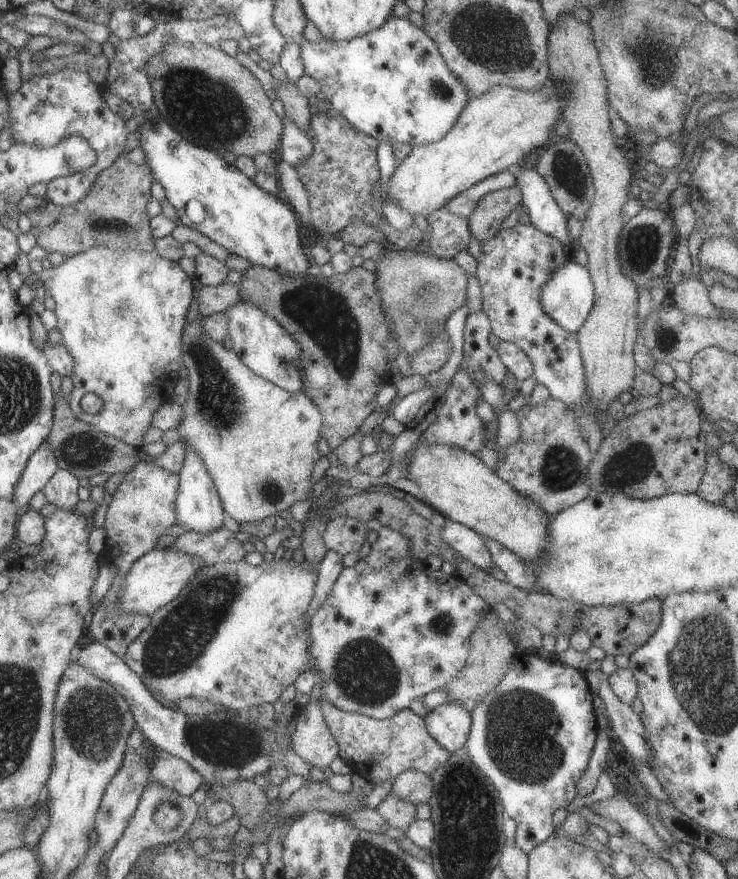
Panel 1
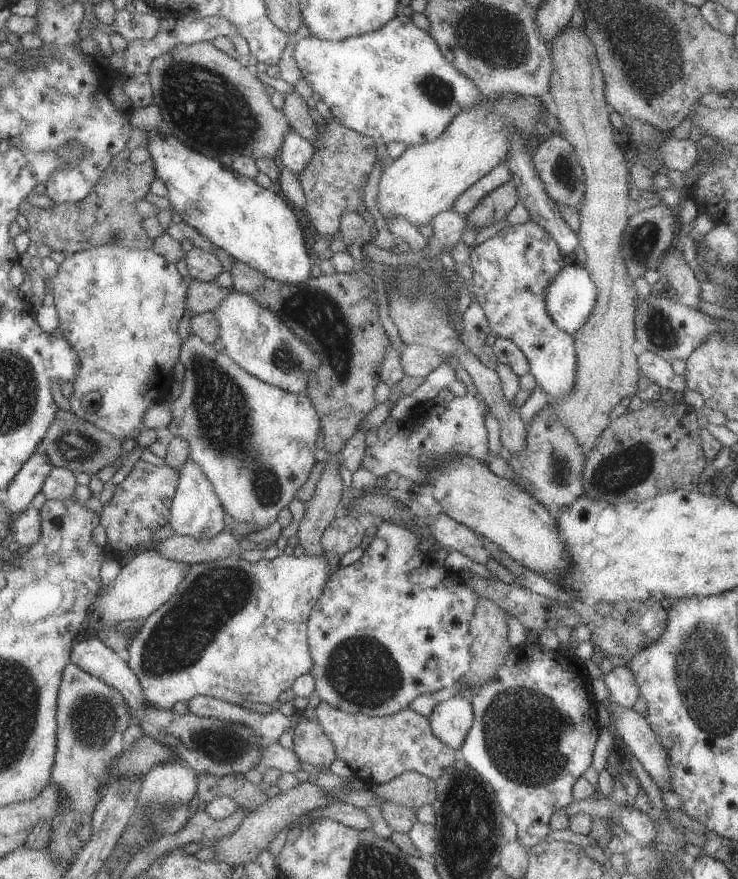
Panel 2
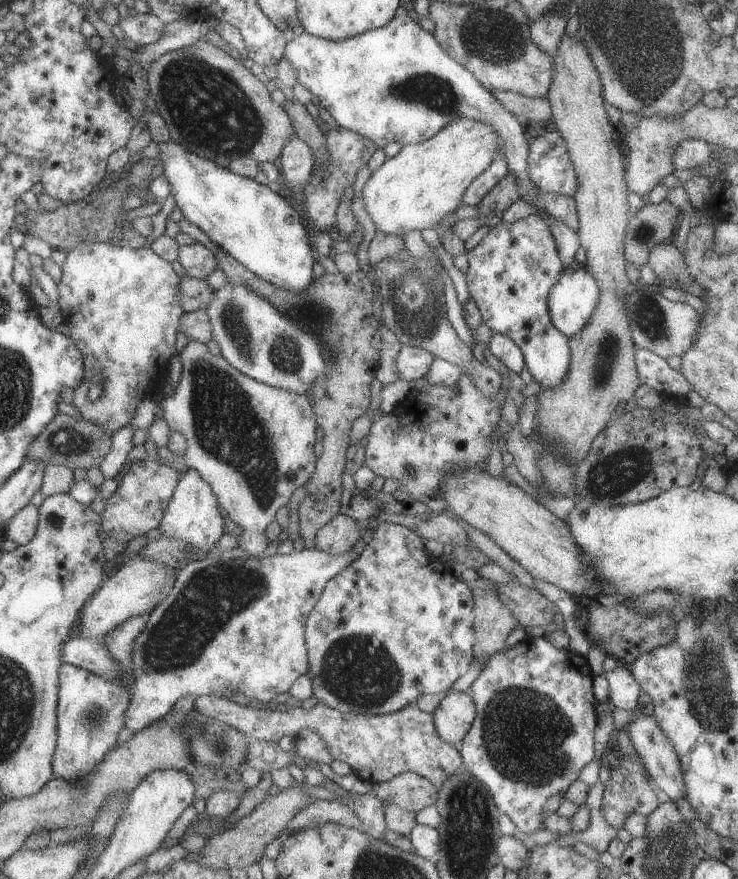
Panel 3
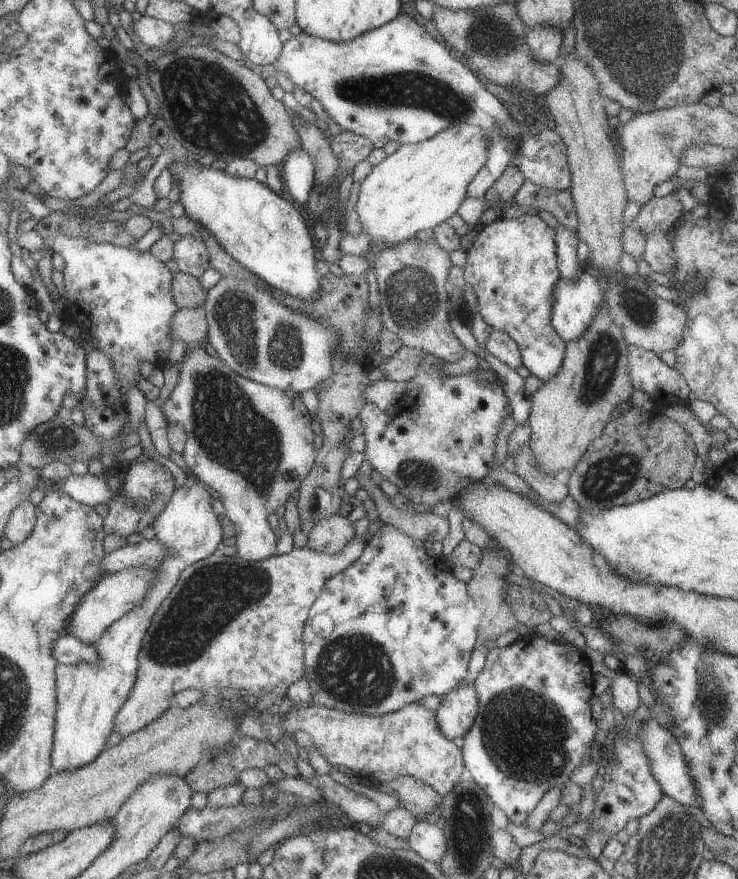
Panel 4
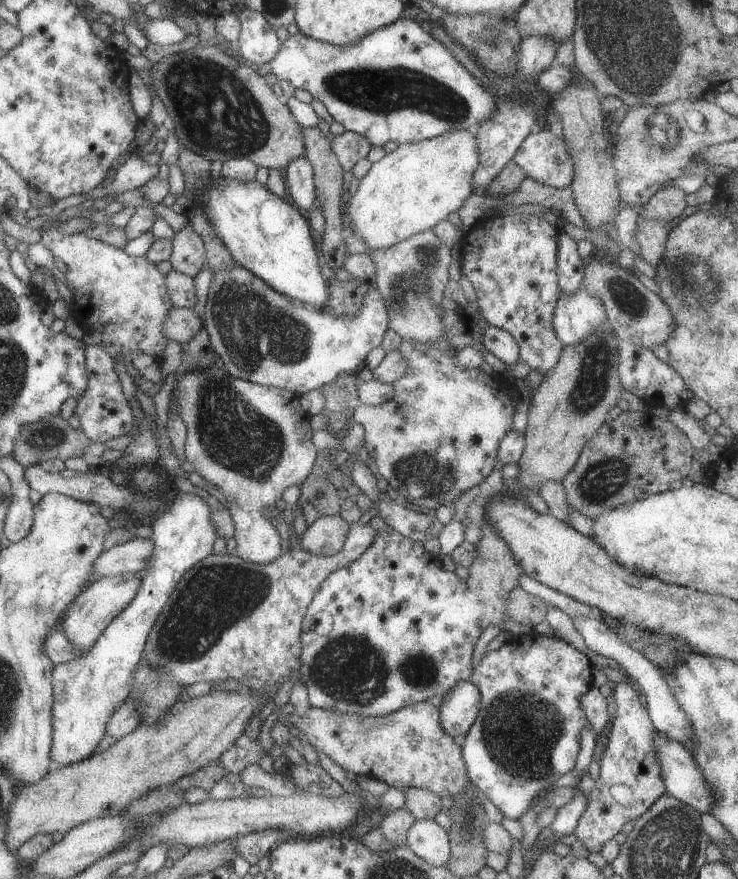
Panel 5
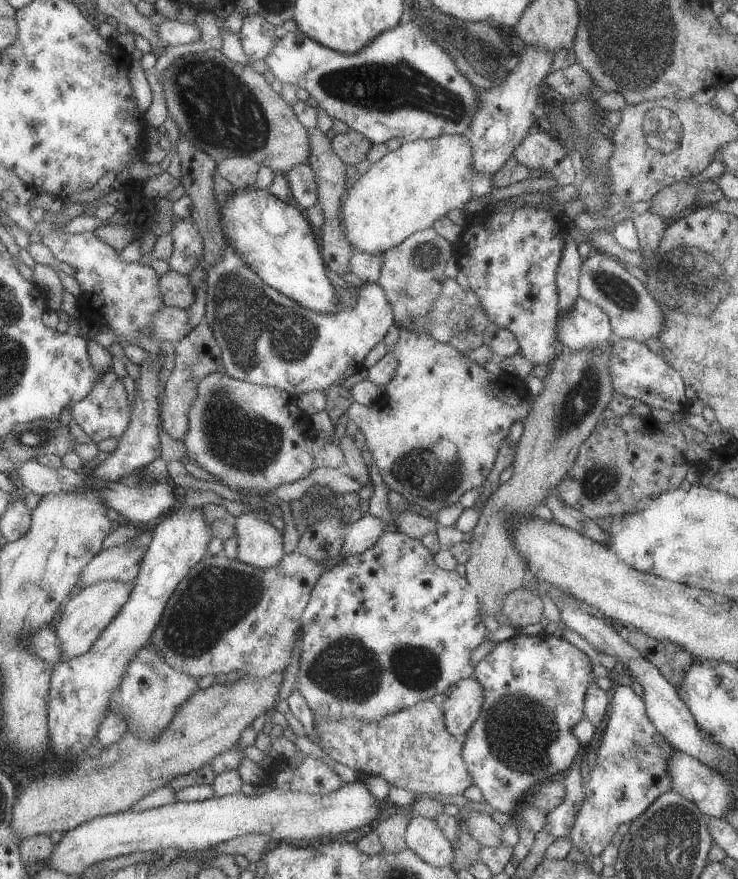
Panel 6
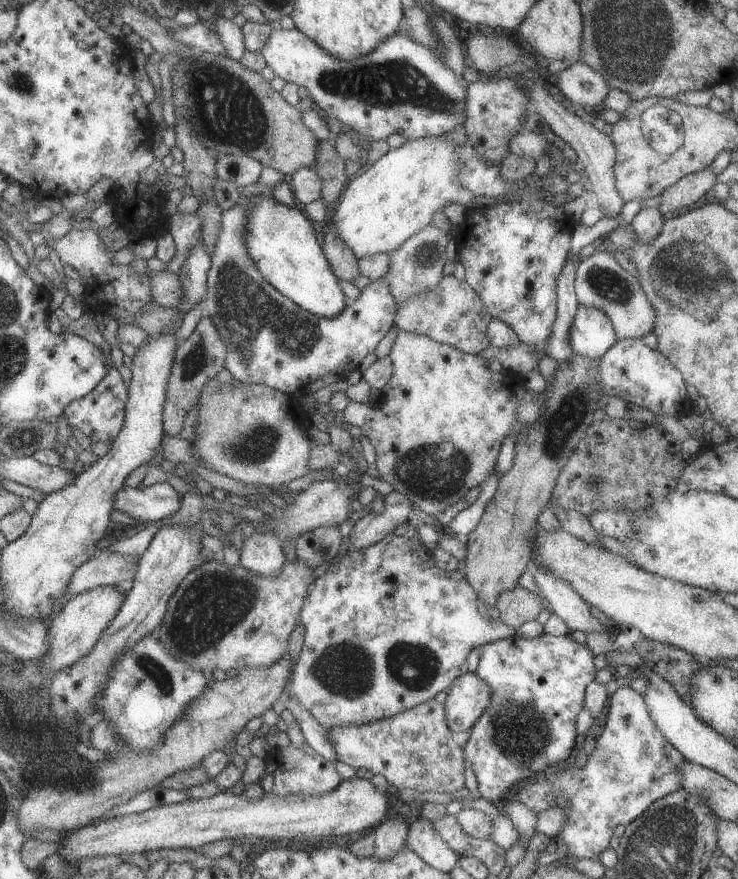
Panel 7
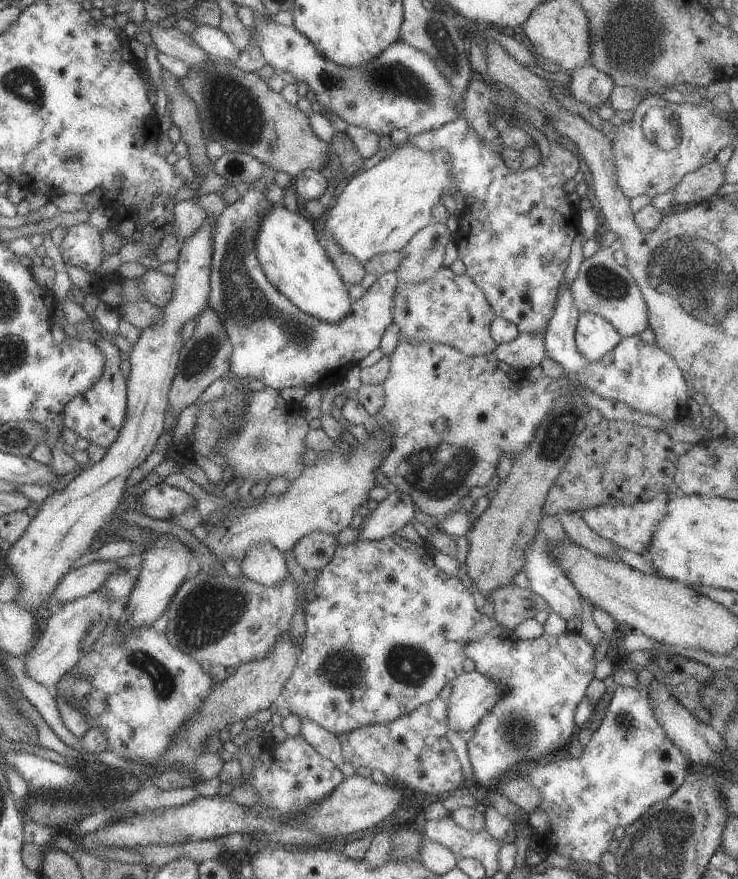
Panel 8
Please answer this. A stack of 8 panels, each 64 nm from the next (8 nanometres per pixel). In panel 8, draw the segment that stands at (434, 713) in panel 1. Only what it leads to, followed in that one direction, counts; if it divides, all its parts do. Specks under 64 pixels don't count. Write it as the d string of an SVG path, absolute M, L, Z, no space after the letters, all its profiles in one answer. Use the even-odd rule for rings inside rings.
M477 670L462 673L450 682L446 724L458 734L474 729L485 714L492 712L495 702L501 698L501 688L497 682L489 680Z

